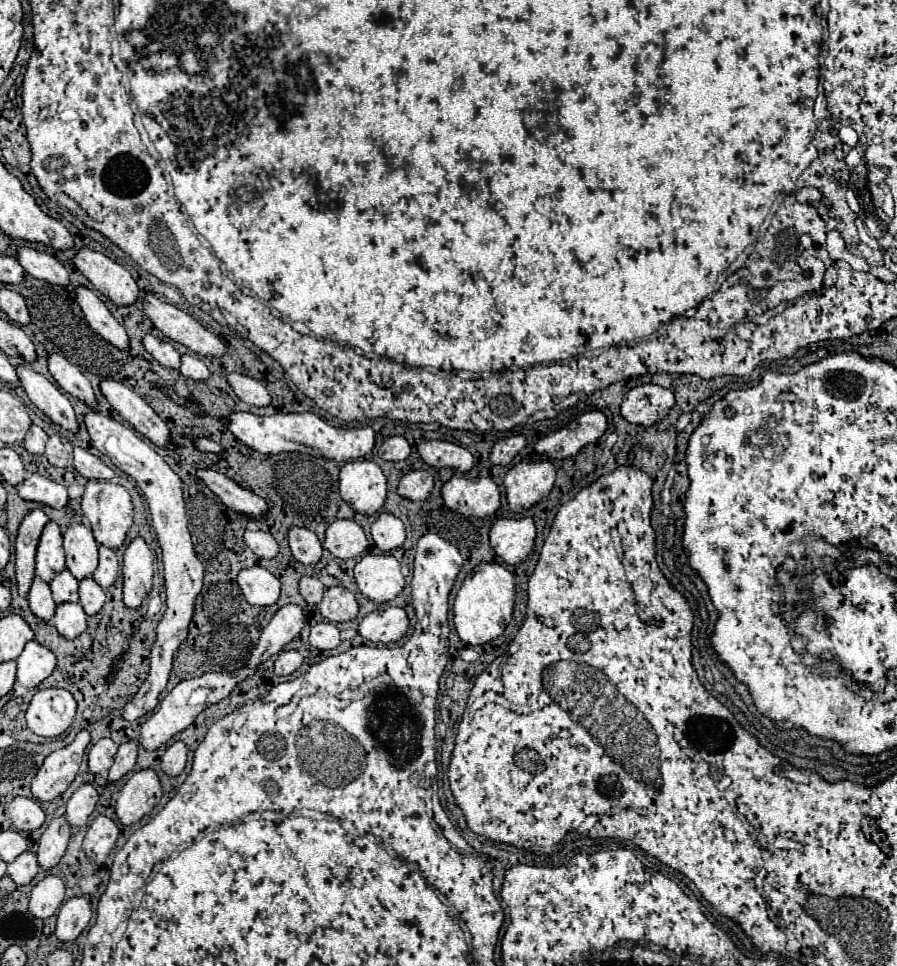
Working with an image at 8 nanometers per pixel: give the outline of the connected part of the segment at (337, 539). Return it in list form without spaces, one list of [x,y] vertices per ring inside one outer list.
[[[334,520],[326,530],[324,548],[336,558],[356,558],[368,548],[368,538],[354,520]]]

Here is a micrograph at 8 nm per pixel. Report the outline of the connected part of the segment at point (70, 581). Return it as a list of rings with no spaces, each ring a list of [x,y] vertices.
[[[62,570],[52,582],[52,596],[56,604],[64,602],[78,602],[78,580],[72,576],[70,570]]]

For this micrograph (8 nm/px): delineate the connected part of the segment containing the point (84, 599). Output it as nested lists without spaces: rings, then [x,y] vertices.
[[[84,578],[80,582],[80,604],[84,606],[86,614],[96,614],[104,606],[104,590],[94,578]]]

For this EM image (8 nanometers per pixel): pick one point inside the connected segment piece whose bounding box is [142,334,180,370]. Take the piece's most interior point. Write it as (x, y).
(162, 350)

